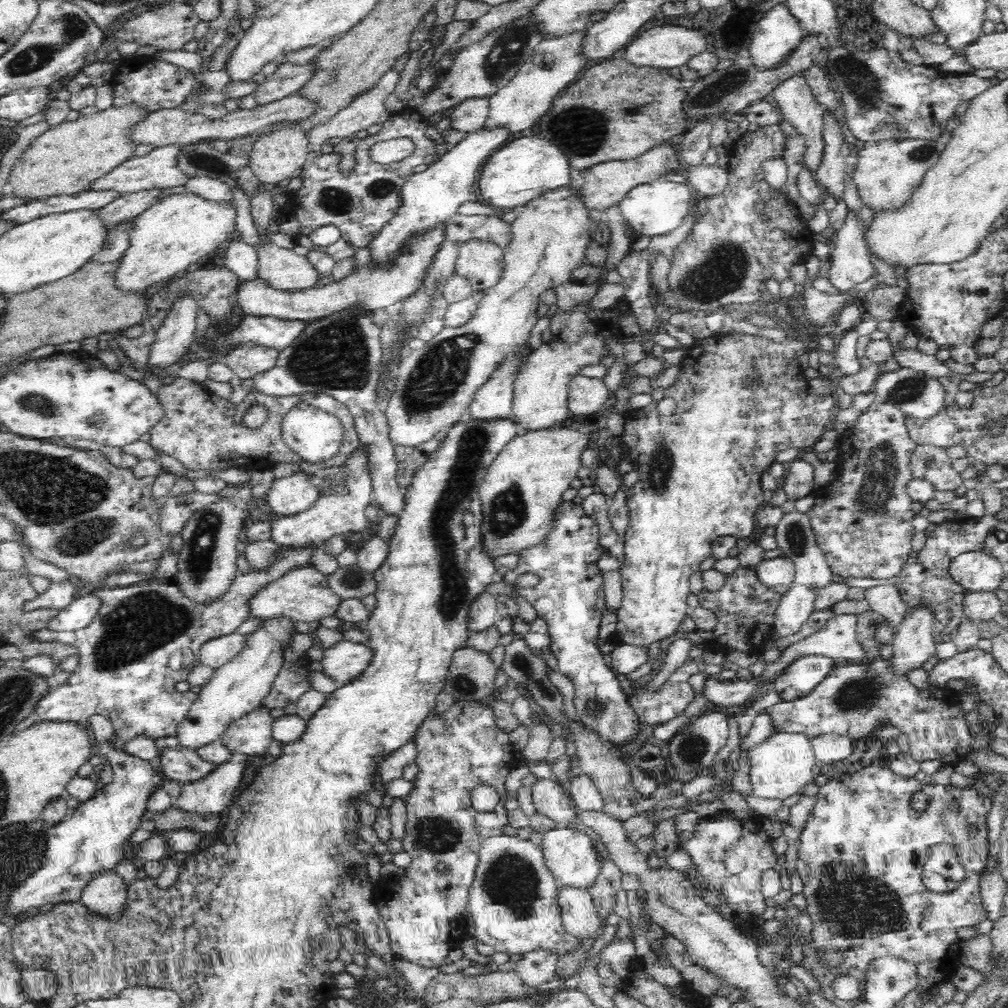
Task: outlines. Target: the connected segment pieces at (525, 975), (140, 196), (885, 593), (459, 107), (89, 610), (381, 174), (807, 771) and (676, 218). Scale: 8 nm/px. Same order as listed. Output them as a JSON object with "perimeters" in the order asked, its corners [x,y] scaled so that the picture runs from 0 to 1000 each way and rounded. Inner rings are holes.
{"perimeters":[[[[532,942],[519,947],[513,954],[512,963],[523,978],[538,980],[540,976],[551,971],[555,950],[544,942]]],[[[149,186],[123,191],[122,195],[105,202],[103,206],[99,206],[99,213],[103,215],[103,219],[106,220],[107,224],[112,226],[119,219],[136,215],[147,208],[149,204],[163,194],[163,188],[163,186]]],[[[873,579],[873,581],[863,581],[859,585],[858,595],[862,598],[862,605],[879,612],[887,620],[887,625],[901,601],[895,594],[889,580],[879,581],[879,579]]],[[[471,95],[457,99],[444,111],[447,126],[466,131],[481,125],[486,108],[486,95]]],[[[85,589],[84,593],[77,593],[65,603],[60,604],[56,613],[48,617],[48,623],[58,627],[71,627],[82,624],[89,619],[100,603],[101,595],[94,589]]],[[[403,108],[387,114],[379,122],[378,129],[360,138],[350,137],[353,145],[353,167],[349,173],[337,173],[334,163],[338,154],[333,151],[321,153],[319,150],[308,150],[305,153],[300,171],[298,171],[298,187],[294,189],[294,206],[292,212],[298,221],[298,234],[295,242],[304,244],[310,249],[319,249],[327,252],[334,260],[349,255],[356,246],[363,245],[379,230],[381,224],[393,214],[399,204],[398,191],[400,183],[407,177],[407,169],[416,163],[429,163],[434,156],[435,149],[429,138],[422,135],[425,125],[424,118],[411,114],[409,108]],[[405,136],[413,140],[413,149],[407,155],[388,161],[377,163],[367,156],[367,147],[374,141],[389,139],[390,137]],[[319,224],[333,224],[337,228],[337,236],[330,242],[320,245],[314,244],[305,236]]],[[[772,727],[762,734],[753,734],[743,742],[744,776],[746,790],[780,794],[786,788],[794,787],[802,776],[806,776],[809,763],[809,749],[805,734],[799,728]]],[[[649,178],[625,188],[613,204],[620,220],[625,222],[633,233],[657,234],[665,232],[677,222],[684,205],[683,200],[687,200],[688,196],[688,188],[684,187],[682,181],[675,183]]]]}

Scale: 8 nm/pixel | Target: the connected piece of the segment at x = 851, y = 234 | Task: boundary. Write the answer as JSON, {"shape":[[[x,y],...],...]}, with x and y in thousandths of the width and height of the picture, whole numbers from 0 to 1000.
{"shape":[[[840,208],[839,218],[826,235],[825,264],[821,274],[825,284],[834,292],[840,292],[853,280],[863,278],[870,270],[859,248],[857,233],[857,218],[853,210]]]}

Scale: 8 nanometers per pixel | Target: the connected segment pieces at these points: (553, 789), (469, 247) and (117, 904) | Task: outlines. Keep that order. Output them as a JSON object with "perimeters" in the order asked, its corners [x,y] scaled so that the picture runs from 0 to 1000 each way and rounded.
{"perimeters":[[[[535,773],[528,778],[527,789],[534,808],[546,811],[552,819],[573,815],[570,801],[559,787],[559,782],[548,773]]],[[[472,237],[455,241],[450,268],[467,280],[470,289],[482,289],[494,282],[500,264],[501,249],[493,242]]],[[[103,862],[95,866],[83,880],[78,895],[91,904],[112,910],[122,900],[126,883],[127,878],[115,864]]]]}

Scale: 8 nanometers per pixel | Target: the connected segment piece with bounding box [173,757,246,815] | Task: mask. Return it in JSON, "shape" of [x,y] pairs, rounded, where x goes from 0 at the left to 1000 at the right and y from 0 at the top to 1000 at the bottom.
{"shape":[[[243,751],[216,759],[200,774],[181,779],[180,787],[172,793],[172,800],[183,808],[216,809],[231,796],[243,763]]]}

